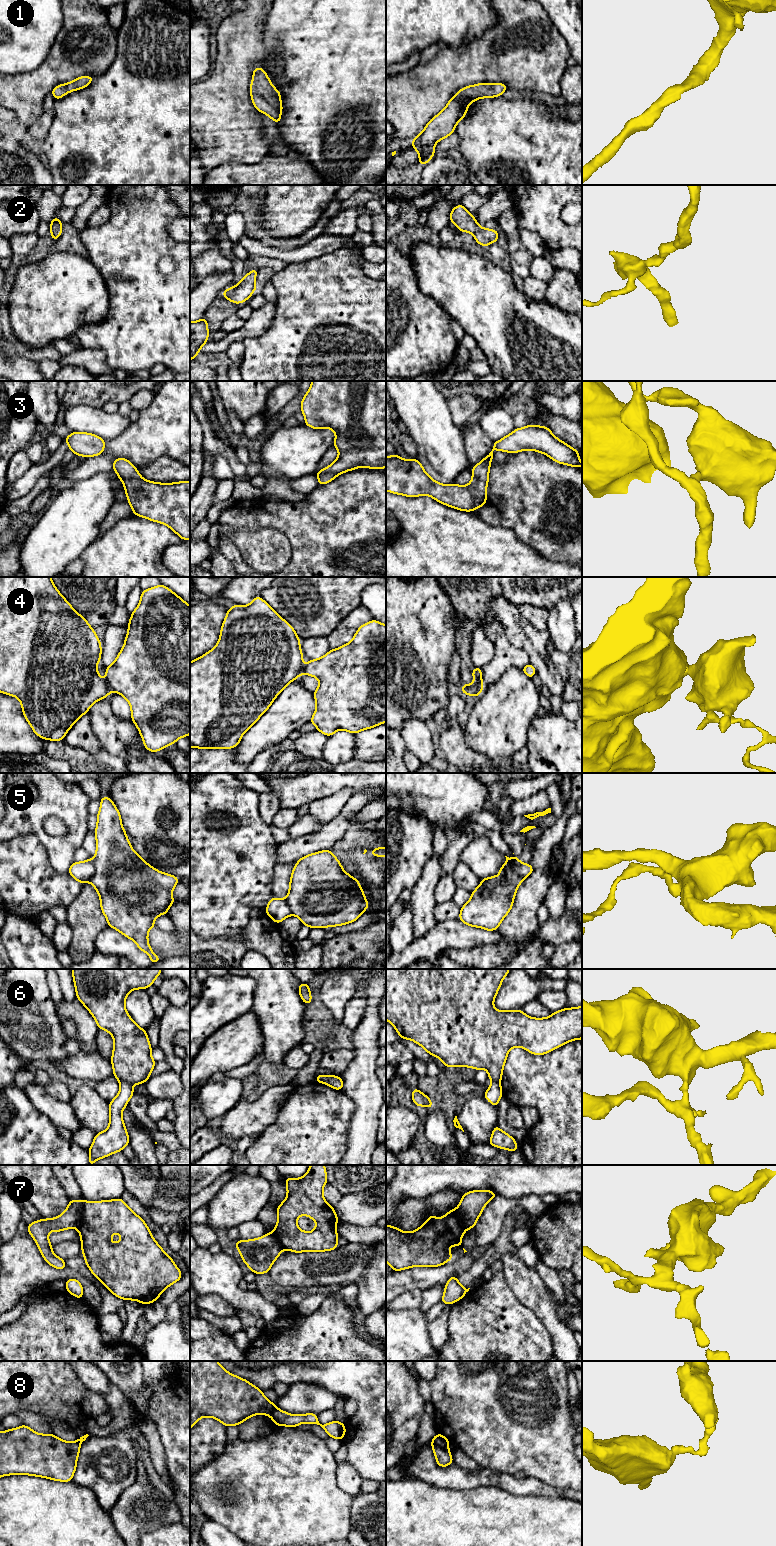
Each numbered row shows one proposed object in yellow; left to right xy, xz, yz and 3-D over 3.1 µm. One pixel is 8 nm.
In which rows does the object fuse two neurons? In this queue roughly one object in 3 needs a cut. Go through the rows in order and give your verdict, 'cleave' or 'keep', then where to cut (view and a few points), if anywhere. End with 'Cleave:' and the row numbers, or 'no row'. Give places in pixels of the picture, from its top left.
1: keep; no cut
2: keep; no cut
3: keep; no cut
4: cleave; cut in xy along (105, 680), (110, 689)
5: cleave; cut in xy along (92, 859), (94, 873), (88, 881)
6: cleave; cut in xy along (120, 1081), (125, 1081), (130, 1085)
7: cleave; cut in xy along (84, 1201), (82, 1216), (76, 1227)
8: cleave; cut in yz along (431, 1441), (447, 1450)
Cleave: 4, 5, 6, 7, 8

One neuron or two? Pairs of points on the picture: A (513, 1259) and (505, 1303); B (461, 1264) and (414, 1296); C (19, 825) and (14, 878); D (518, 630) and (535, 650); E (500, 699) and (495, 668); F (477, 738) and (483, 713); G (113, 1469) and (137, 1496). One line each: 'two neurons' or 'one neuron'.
A: two neurons
B: two neurons
C: two neurons
D: one neuron
E: two neurons
F: one neuron
G: two neurons

